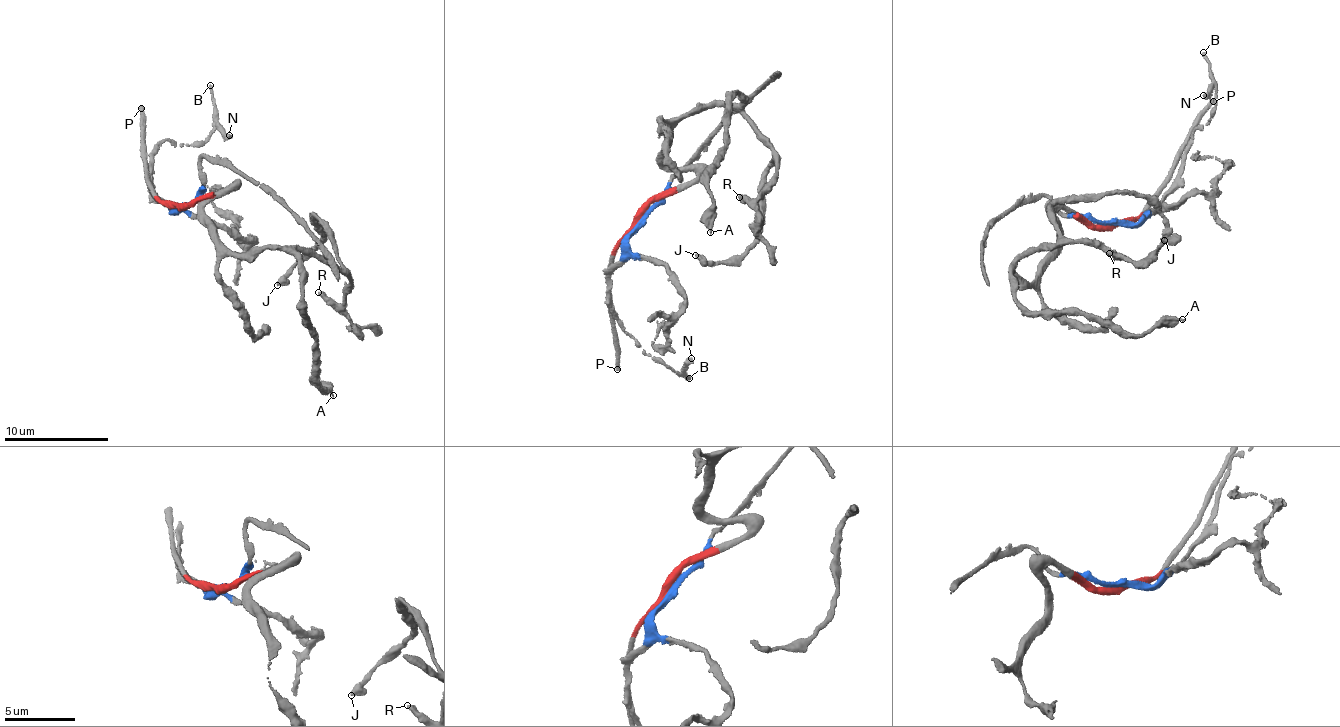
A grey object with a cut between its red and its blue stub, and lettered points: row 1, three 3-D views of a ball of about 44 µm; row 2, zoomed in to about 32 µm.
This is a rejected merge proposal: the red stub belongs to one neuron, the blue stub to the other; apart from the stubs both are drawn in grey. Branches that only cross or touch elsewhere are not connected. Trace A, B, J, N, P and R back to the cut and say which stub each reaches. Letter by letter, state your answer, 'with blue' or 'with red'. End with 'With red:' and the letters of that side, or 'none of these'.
A: with red
B: with blue
J: with red
N: with blue
P: with red
R: with red
With red: A, J, P, R

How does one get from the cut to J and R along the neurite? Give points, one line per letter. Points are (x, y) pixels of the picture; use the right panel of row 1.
J: (1110, 224), (1061, 208), (1045, 270), (1028, 283), (1009, 267), (1059, 241), (1061, 201), (1143, 197), (1164, 240)
R: (1110, 224), (1061, 208), (1045, 270), (1028, 283), (1009, 267), (1070, 240), (1109, 253)

